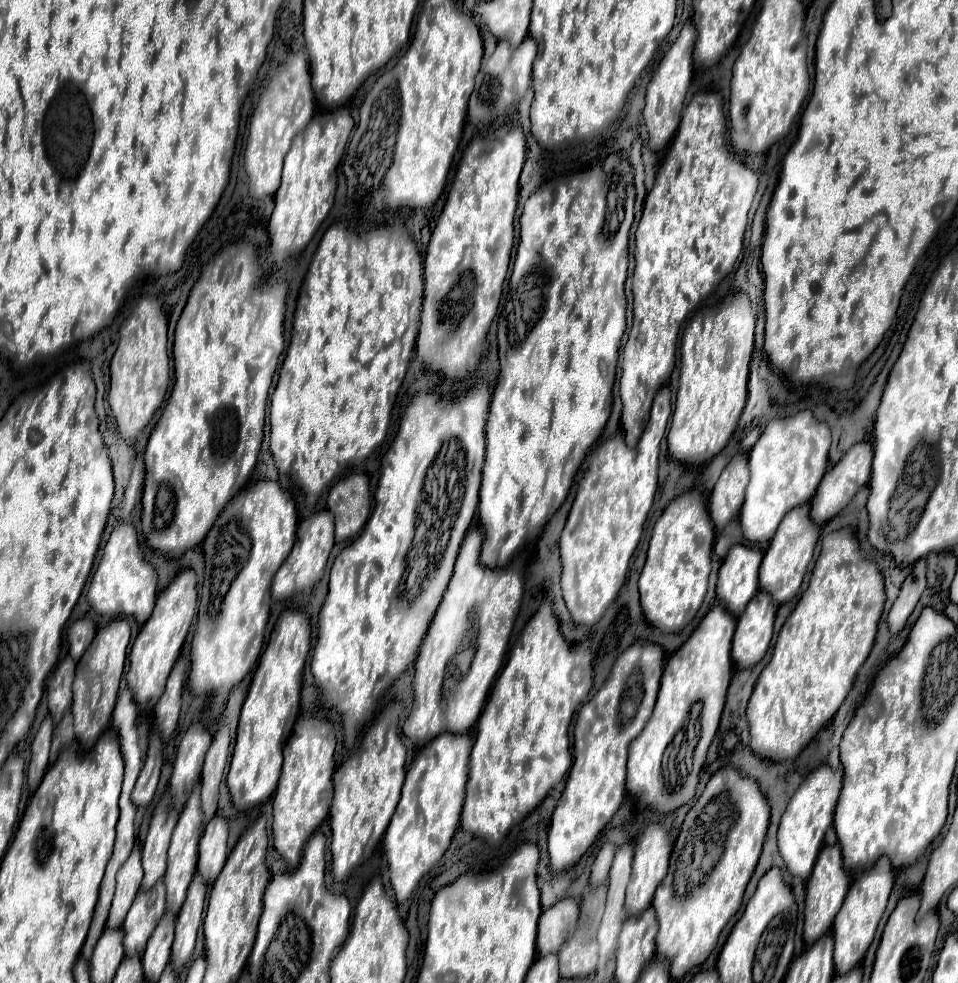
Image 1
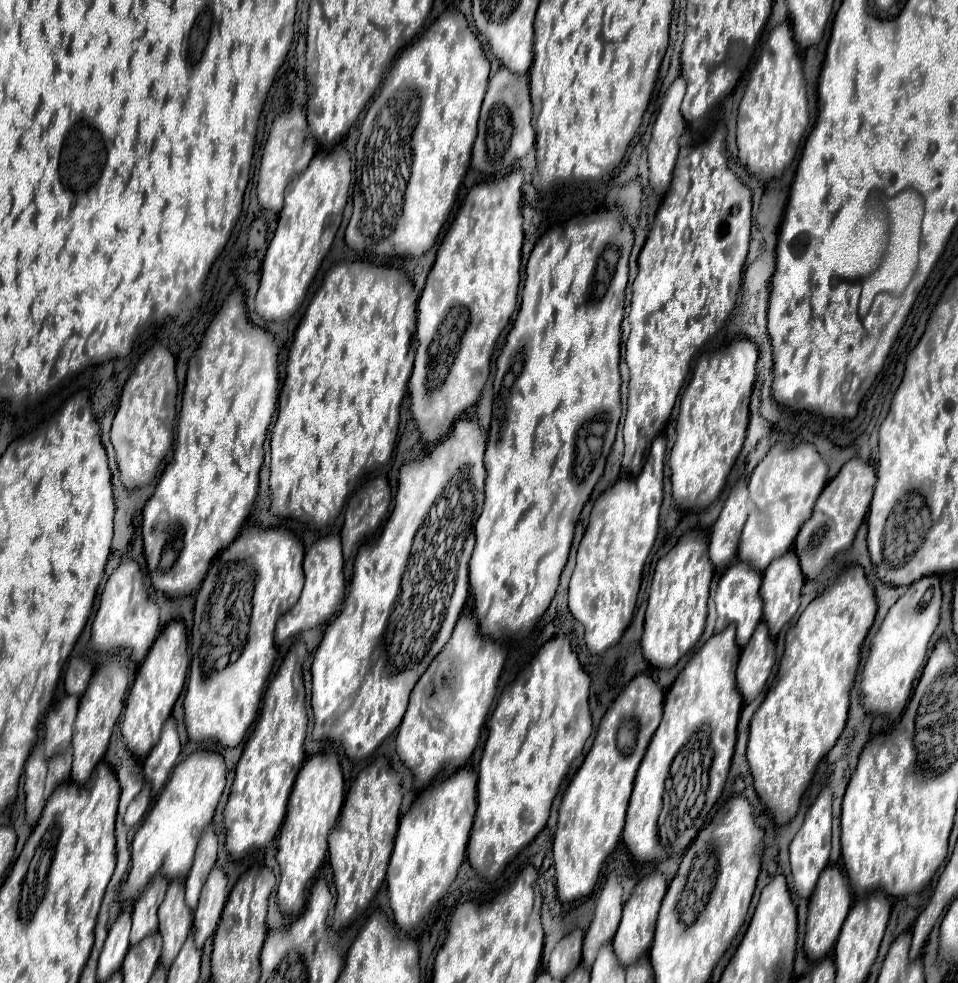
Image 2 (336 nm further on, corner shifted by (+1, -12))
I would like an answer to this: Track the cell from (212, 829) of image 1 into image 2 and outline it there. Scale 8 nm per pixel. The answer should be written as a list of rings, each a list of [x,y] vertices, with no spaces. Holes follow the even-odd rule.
[[[214,866],[204,882],[200,904],[194,912],[194,928],[196,928],[196,948],[202,948],[206,938],[214,934],[224,902],[228,898],[228,878],[226,872],[218,866]]]

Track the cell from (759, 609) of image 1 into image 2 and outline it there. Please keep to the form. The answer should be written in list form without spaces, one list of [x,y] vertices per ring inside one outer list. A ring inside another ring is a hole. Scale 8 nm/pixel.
[[[762,620],[756,626],[750,642],[742,648],[740,664],[736,670],[736,684],[746,702],[754,700],[762,692],[772,672],[772,666],[774,666],[774,642],[768,634],[766,622]]]

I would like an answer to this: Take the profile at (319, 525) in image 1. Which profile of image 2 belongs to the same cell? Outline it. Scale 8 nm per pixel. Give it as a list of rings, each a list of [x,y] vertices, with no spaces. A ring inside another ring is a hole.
[[[332,532],[324,538],[320,538],[316,544],[310,546],[310,550],[304,556],[304,588],[300,594],[300,600],[292,610],[288,610],[278,622],[276,622],[276,644],[282,644],[284,640],[292,638],[294,634],[302,630],[316,628],[324,624],[342,604],[344,600],[344,558],[342,558],[342,546],[340,546],[340,534]]]

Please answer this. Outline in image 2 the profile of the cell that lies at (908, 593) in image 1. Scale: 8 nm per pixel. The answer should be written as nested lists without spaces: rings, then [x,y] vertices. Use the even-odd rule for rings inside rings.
[[[924,576],[922,580],[910,584],[906,594],[890,608],[870,644],[870,656],[862,672],[862,704],[866,710],[888,714],[890,718],[902,714],[910,700],[918,670],[926,664],[928,642],[940,618],[940,602],[940,578]]]

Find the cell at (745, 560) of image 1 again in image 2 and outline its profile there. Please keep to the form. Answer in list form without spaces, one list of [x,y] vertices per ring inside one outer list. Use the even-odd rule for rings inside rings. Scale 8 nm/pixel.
[[[736,562],[732,564],[720,578],[718,582],[718,590],[716,590],[716,612],[718,612],[718,622],[716,622],[716,630],[724,630],[728,624],[736,624],[738,632],[736,632],[736,642],[738,646],[744,646],[756,624],[762,620],[762,598],[760,598],[760,582],[762,582],[762,574],[752,568],[752,564],[748,562]]]

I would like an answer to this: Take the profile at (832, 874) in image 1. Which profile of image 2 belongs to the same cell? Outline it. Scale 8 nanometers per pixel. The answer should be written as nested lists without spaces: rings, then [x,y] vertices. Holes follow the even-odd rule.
[[[826,866],[822,870],[822,876],[818,878],[818,888],[814,890],[810,904],[808,904],[806,938],[804,938],[804,950],[806,950],[808,960],[812,960],[812,962],[822,960],[832,950],[848,910],[850,910],[850,886],[838,866]]]

